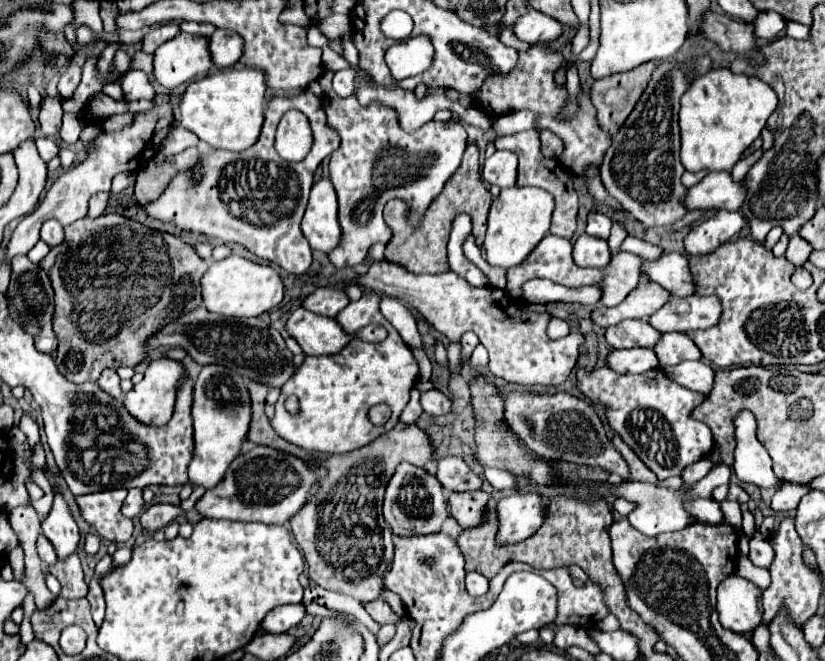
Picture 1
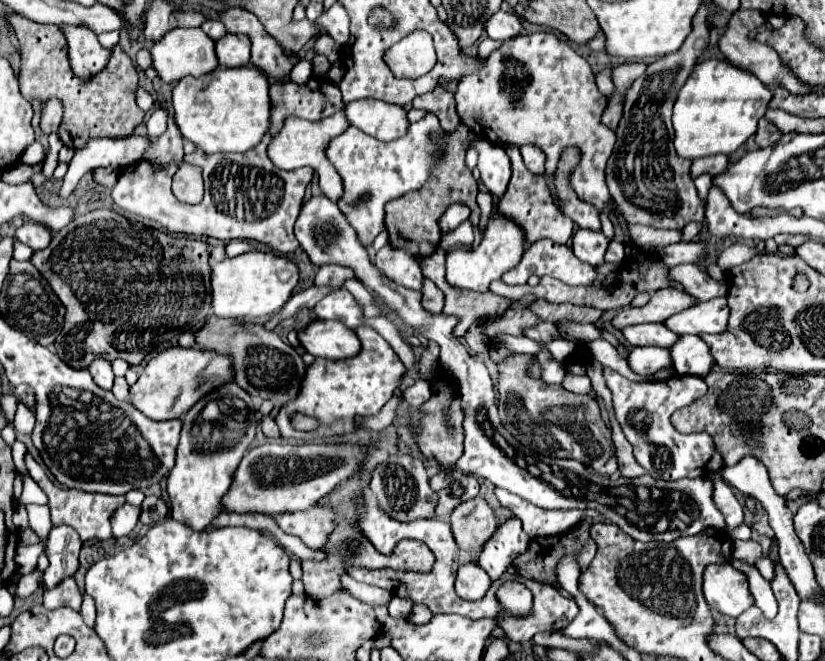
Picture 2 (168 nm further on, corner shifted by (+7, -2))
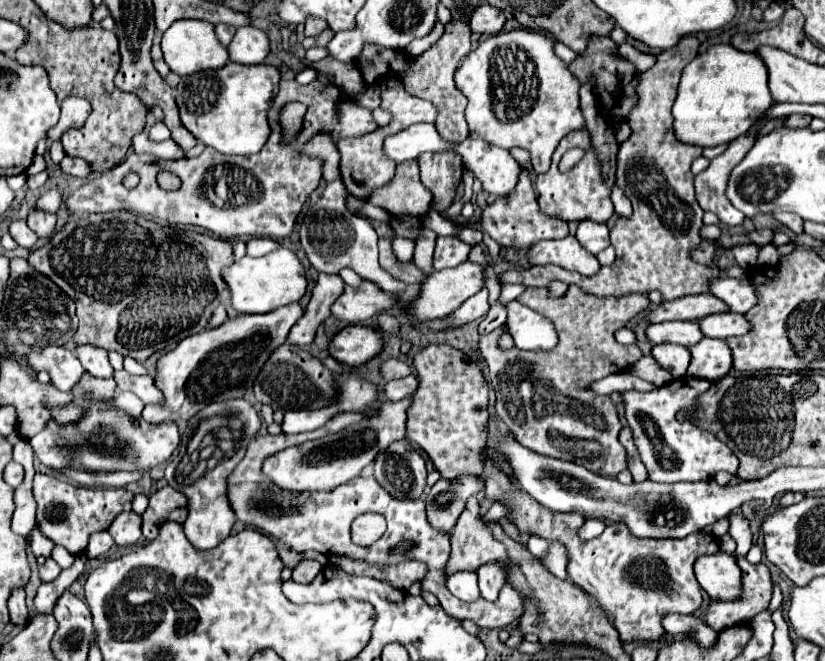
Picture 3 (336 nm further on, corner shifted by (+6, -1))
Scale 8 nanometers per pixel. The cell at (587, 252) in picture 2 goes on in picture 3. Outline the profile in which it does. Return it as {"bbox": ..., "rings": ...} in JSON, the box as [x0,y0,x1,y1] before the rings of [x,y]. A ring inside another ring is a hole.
{"bbox":[575,221,609,255],"rings":[[[583,221],[583,223],[579,223],[575,237],[583,245],[583,249],[587,249],[593,255],[597,255],[599,251],[609,247],[609,229],[607,229],[607,225]]]}

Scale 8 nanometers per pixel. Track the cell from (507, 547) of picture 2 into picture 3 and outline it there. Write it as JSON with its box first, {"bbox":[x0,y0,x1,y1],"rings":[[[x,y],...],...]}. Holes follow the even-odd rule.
{"bbox":[477,561,507,601],"rings":[[[501,561],[495,563],[487,563],[483,567],[477,569],[479,575],[479,589],[481,589],[481,597],[487,601],[495,601],[499,589],[505,585],[507,579],[507,567]]]}

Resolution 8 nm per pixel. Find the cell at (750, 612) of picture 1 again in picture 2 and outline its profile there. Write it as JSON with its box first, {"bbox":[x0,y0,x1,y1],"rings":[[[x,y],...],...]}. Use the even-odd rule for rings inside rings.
{"bbox":[702,562,754,618],"rings":[[[732,562],[708,564],[704,568],[702,580],[702,590],[708,606],[722,614],[736,618],[754,604],[746,576],[738,572]]]}

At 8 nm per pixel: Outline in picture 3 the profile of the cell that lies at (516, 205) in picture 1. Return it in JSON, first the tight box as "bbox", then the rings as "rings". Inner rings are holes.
{"bbox":[409,261,485,319],"rings":[[[463,261],[459,267],[441,269],[435,271],[431,277],[427,277],[421,285],[421,295],[409,305],[409,313],[417,319],[441,319],[451,311],[455,311],[465,299],[479,293],[483,287],[485,287],[483,267],[473,261]]]}

